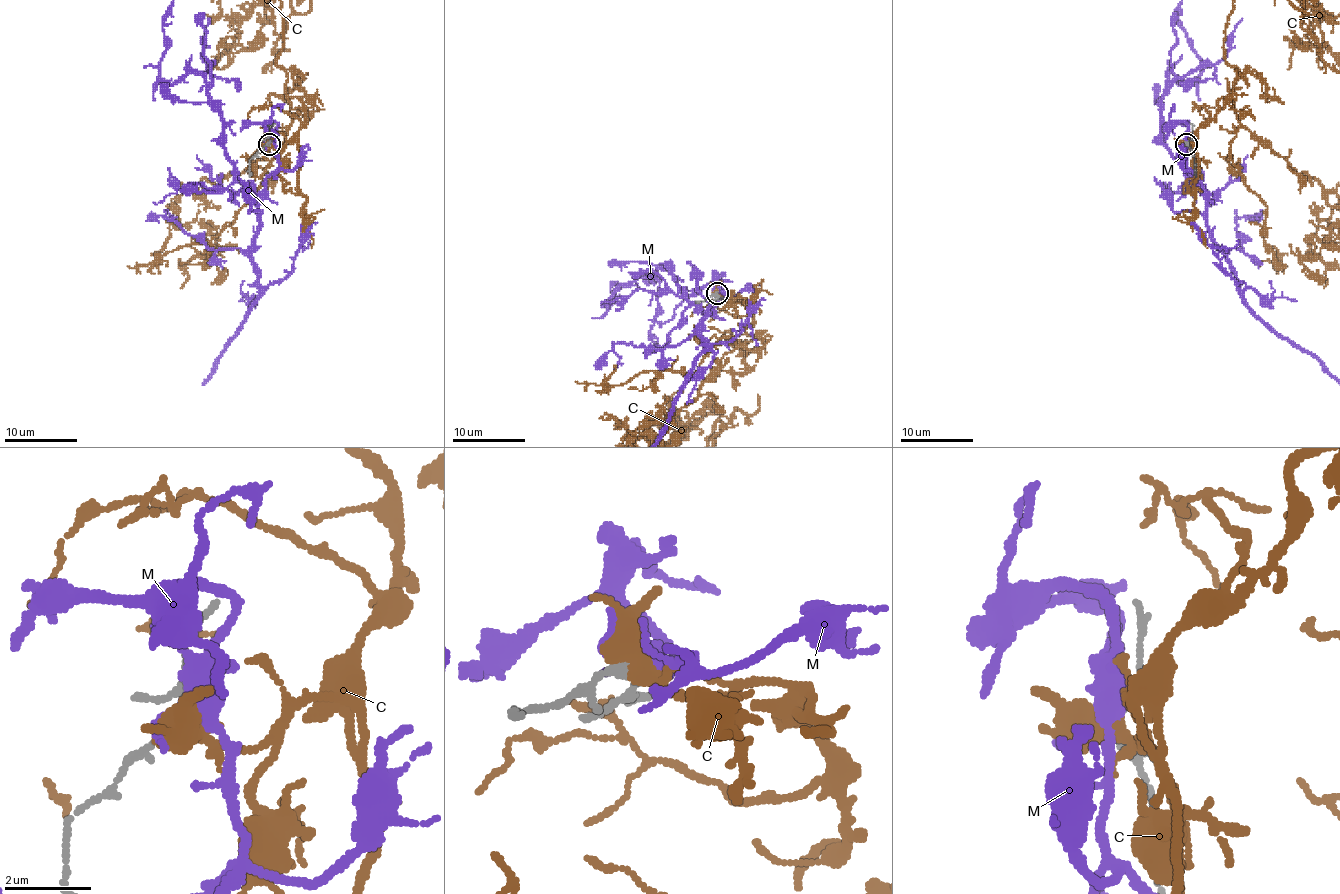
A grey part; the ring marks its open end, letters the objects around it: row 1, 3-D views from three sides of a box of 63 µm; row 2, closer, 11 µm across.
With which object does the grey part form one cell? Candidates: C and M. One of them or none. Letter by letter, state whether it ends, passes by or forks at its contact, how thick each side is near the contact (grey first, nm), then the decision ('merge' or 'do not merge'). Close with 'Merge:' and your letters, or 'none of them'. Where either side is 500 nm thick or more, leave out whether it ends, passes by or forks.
C: it forks; calibres 190 and 440 nm; merge
M: it forks; calibres 200 and 440 nm; do not merge
Merge: C

